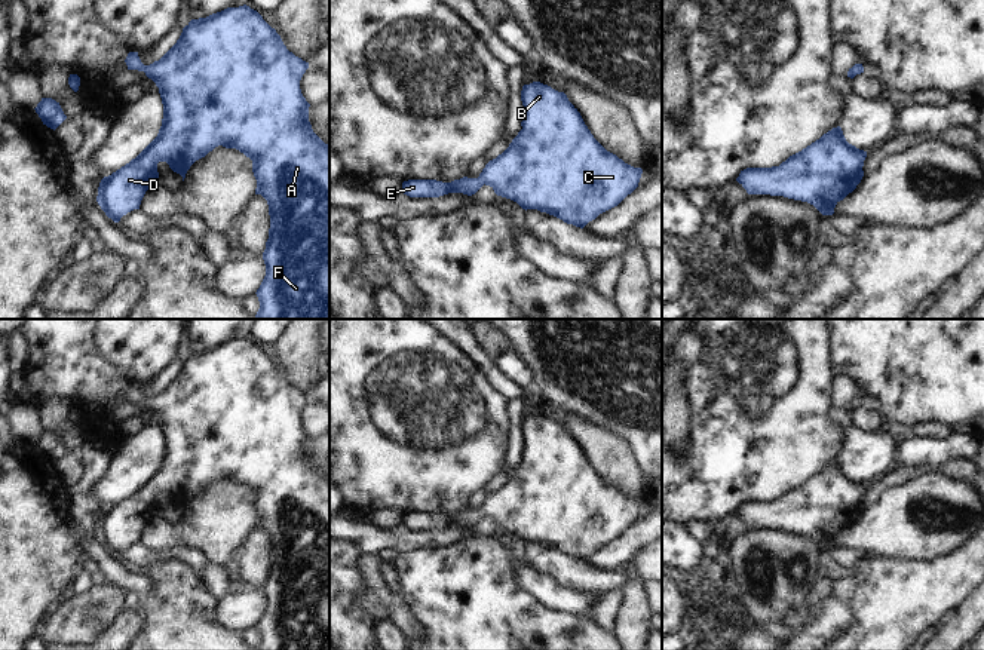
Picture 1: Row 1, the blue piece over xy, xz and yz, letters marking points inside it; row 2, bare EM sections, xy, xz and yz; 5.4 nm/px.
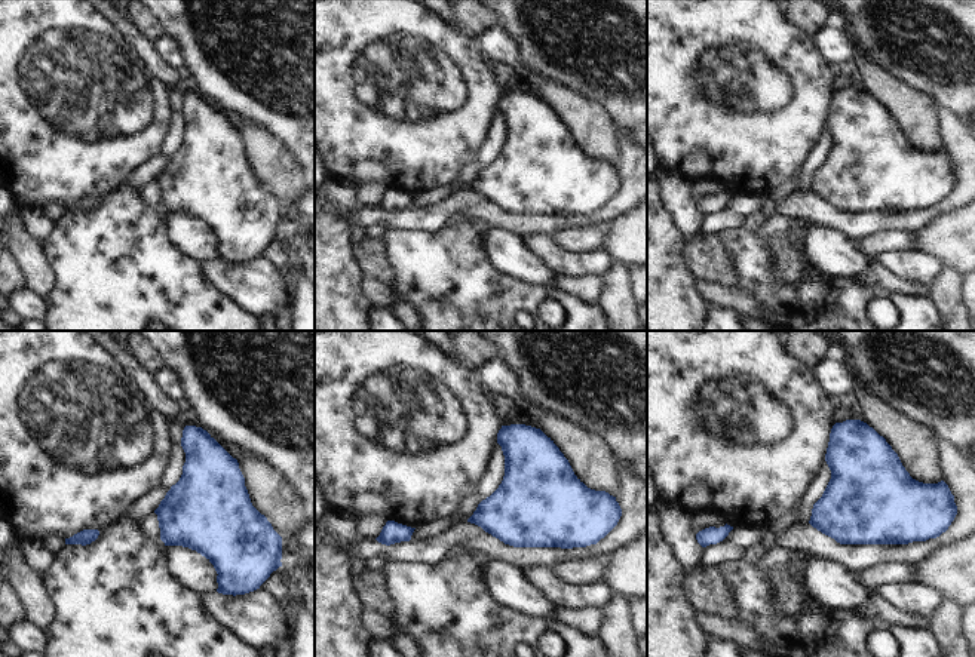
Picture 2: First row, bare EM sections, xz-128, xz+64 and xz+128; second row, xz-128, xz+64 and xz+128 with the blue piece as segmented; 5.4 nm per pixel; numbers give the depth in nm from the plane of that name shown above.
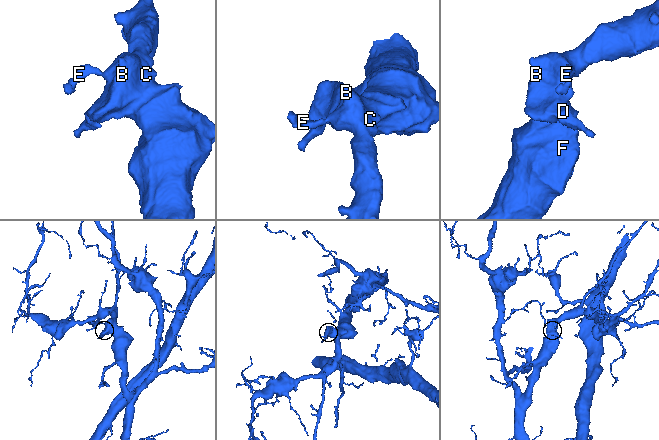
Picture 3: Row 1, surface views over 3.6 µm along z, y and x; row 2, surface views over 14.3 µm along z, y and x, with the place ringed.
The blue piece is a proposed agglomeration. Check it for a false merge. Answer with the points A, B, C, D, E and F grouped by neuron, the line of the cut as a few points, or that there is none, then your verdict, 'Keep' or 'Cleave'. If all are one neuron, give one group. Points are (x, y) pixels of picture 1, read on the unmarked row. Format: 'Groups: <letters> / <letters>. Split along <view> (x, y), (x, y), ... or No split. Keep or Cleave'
Groups: A B C D E F. No split. Keep.

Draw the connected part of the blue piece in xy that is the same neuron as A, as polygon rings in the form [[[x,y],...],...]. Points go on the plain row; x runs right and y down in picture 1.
[[[246,337],[227,340],[206,350],[191,352],[183,361],[177,375],[159,393],[154,393],[150,398],[141,395],[138,384],[129,384],[125,395],[128,402],[144,404],[145,408],[156,416],[163,436],[163,451],[157,469],[135,491],[101,512],[96,534],[105,548],[114,555],[119,555],[128,545],[140,542],[145,524],[159,516],[159,494],[166,494],[174,505],[183,509],[184,513],[190,499],[196,493],[205,490],[215,479],[223,478],[226,481],[236,481],[252,493],[252,505],[257,512],[255,527],[261,527],[267,533],[270,548],[269,571],[263,585],[266,608],[255,625],[260,634],[260,641],[255,650],[329,650],[329,478],[313,464],[309,454],[310,436],[306,433],[300,421],[300,413],[309,401],[309,395],[289,384],[276,362],[272,361],[257,343]]]

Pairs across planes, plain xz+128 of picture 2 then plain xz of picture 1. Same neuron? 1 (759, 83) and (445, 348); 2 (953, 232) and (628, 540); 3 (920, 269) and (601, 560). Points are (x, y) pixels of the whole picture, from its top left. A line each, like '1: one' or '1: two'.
1: one
2: two
3: two

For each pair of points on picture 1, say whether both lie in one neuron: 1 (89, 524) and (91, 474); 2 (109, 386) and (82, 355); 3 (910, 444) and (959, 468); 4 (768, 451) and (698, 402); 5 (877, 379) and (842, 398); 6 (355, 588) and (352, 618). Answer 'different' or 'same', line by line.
1: same
2: same
3: different
4: different
5: different
6: same

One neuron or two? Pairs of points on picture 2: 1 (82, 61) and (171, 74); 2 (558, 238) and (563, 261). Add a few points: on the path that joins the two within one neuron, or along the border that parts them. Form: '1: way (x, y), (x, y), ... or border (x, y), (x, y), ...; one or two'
1: border (128, 43), (143, 65), (163, 83); two
2: border (548, 236), (557, 246), (570, 252), (594, 251); two

